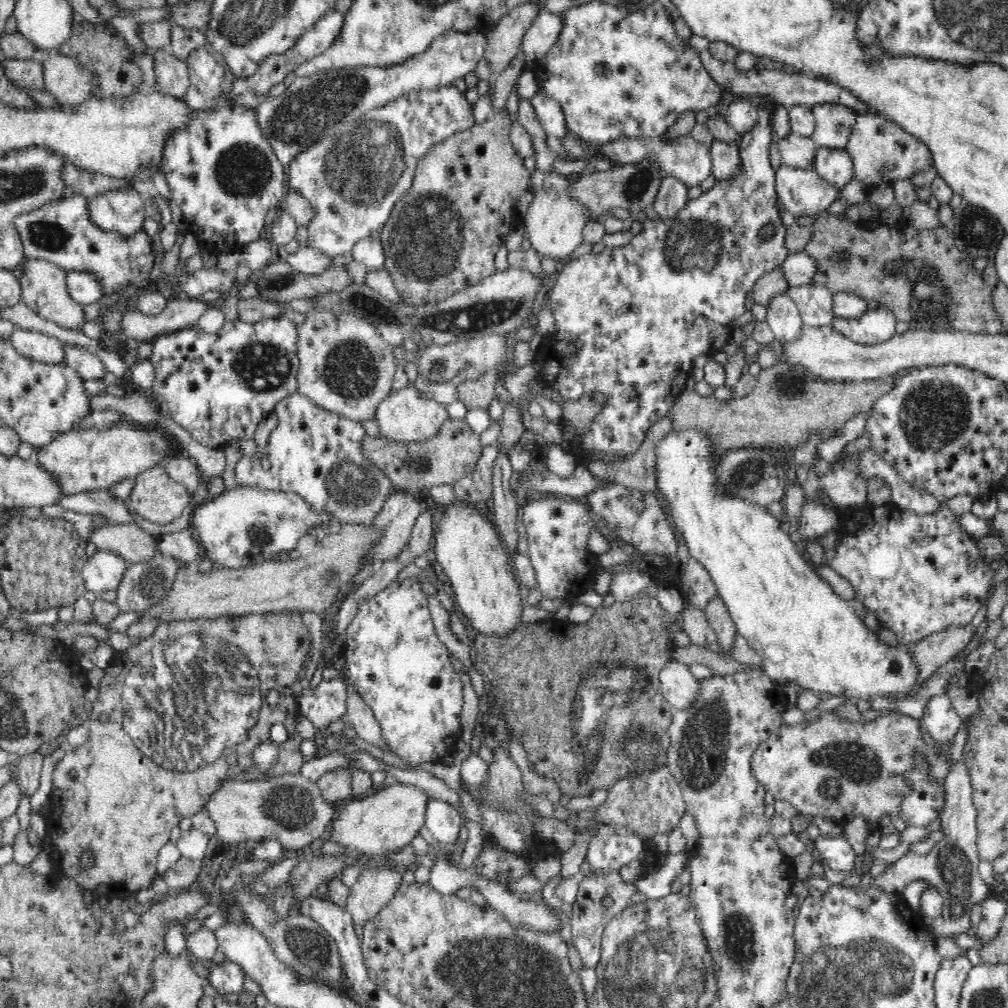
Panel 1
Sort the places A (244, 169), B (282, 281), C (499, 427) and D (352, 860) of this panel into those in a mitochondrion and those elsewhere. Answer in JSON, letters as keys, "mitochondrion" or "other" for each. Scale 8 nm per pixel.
{"A":"mitochondrion","B":"mitochondrion","C":"other","D":"other"}

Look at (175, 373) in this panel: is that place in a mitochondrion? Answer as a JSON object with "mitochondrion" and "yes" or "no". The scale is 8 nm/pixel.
{"mitochondrion":"no"}

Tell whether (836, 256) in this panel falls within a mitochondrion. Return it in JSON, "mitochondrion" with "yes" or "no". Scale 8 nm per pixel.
{"mitochondrion":"yes"}

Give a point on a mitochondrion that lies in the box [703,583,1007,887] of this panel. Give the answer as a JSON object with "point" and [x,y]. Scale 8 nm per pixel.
{"point":[852,764]}

